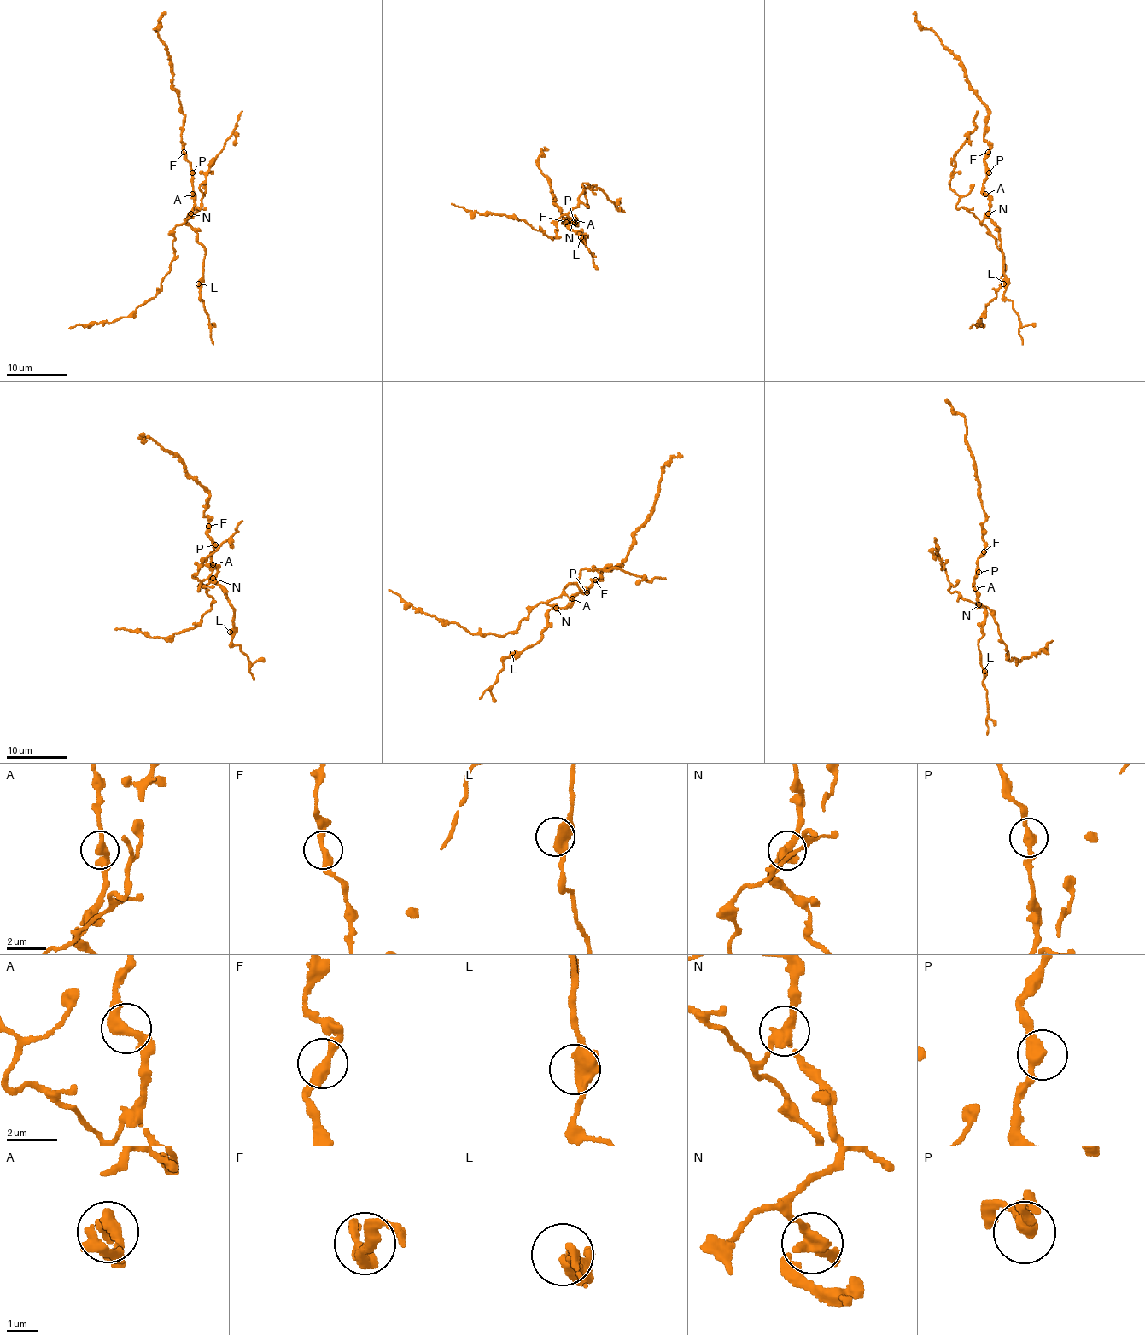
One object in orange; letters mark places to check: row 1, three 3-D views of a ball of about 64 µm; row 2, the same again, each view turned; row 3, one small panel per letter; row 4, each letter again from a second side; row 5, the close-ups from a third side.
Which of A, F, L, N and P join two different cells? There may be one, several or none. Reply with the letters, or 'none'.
N

